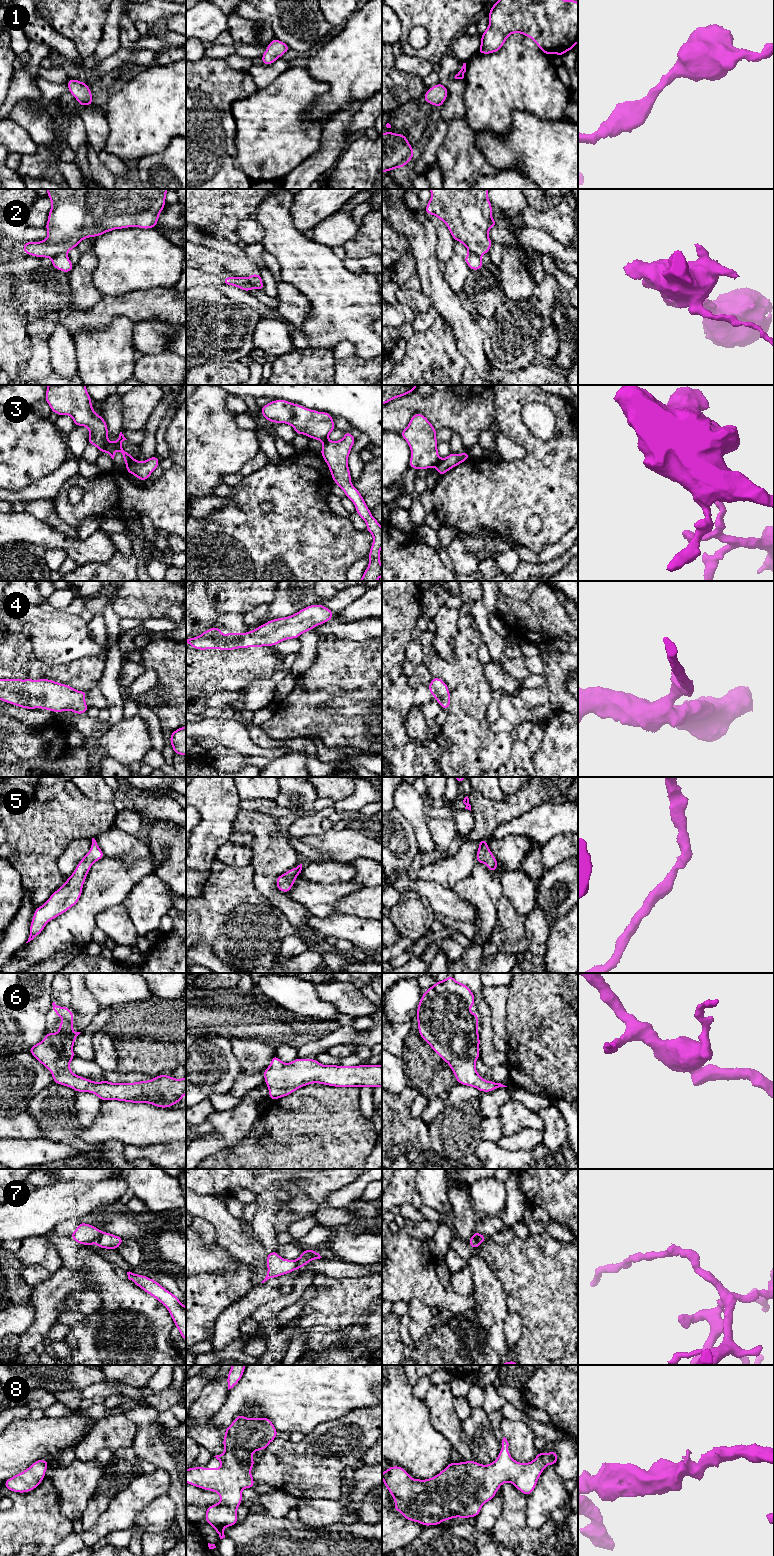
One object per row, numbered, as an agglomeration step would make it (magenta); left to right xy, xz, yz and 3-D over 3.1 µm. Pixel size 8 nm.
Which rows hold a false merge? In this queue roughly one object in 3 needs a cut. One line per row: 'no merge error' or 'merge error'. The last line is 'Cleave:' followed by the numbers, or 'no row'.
1: no merge error
2: merge error
3: merge error
4: no merge error
5: no merge error
6: no merge error
7: merge error
8: no merge error
Cleave: 2, 3, 7

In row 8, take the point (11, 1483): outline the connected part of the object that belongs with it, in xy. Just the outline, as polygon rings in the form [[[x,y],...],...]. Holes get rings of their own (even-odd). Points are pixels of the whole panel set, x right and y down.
[[[40,1459],[35,1461],[25,1471],[9,1478],[4,1483],[4,1488],[11,1492],[26,1493],[32,1491],[43,1481],[45,1471],[48,1469],[48,1460]]]

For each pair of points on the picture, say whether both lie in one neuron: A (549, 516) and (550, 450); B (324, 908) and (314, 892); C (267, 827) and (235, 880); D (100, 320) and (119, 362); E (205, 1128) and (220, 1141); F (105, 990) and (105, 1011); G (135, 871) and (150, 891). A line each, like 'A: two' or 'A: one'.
A: one
B: one
C: two
D: two
E: two
F: two
G: two

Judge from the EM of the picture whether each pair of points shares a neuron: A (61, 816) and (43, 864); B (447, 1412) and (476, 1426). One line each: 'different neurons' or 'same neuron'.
A: same neuron
B: different neurons

